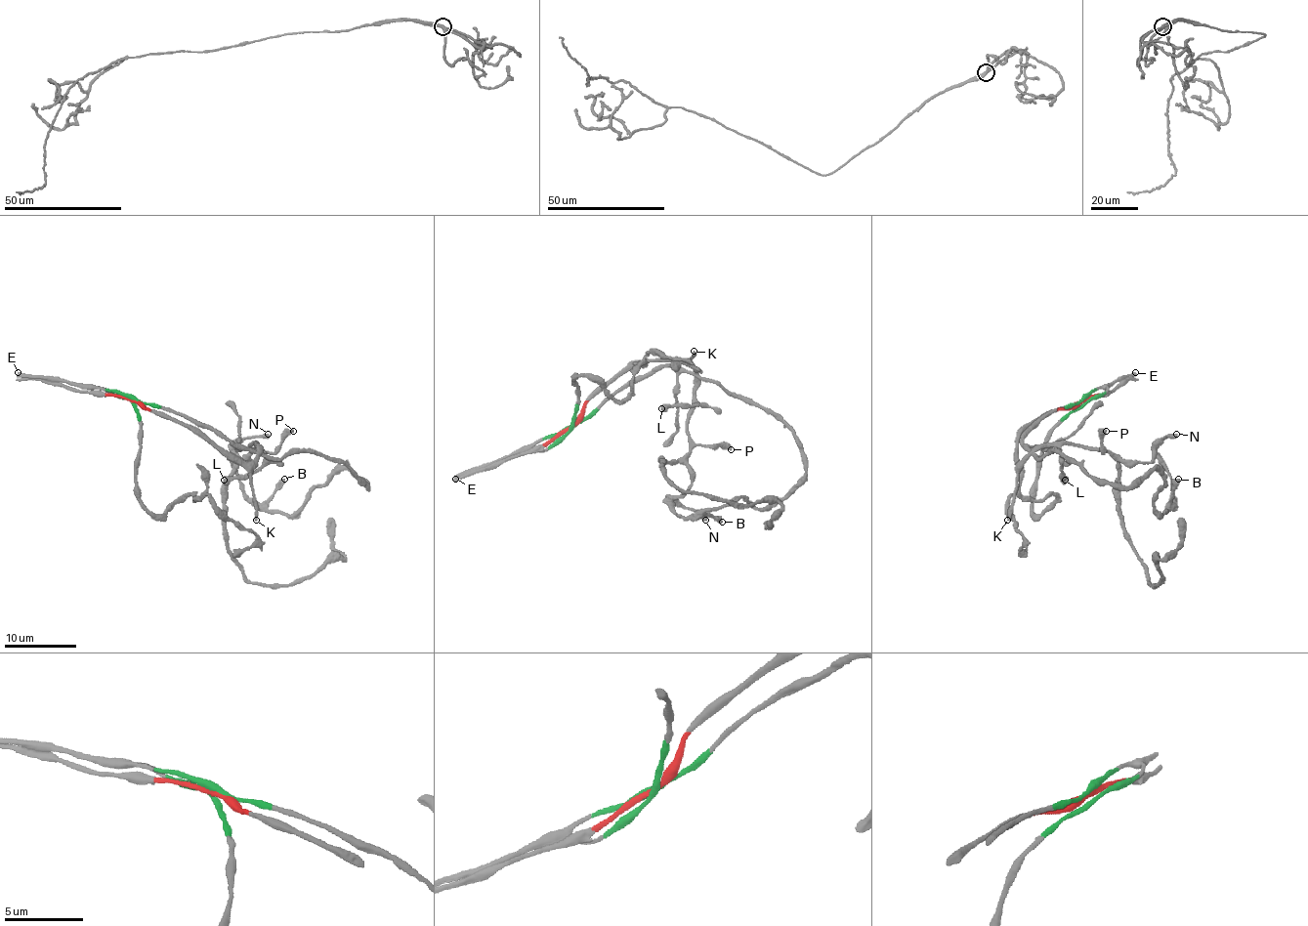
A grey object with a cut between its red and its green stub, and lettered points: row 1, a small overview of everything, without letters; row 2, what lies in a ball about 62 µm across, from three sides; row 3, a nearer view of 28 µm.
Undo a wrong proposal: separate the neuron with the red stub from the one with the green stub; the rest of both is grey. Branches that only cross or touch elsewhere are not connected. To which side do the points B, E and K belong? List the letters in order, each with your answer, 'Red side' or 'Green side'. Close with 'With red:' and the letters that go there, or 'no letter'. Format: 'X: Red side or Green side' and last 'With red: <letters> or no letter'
B: Green side
E: Green side
K: Red side
With red: K

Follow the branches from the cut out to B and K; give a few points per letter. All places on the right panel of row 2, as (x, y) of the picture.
B: (1083, 399), (1047, 413), (1024, 442), (1122, 485), (1155, 470), (1160, 515), (1178, 479)
K: (1083, 399), (1050, 412), (1018, 437), (1011, 517), (1007, 520)

